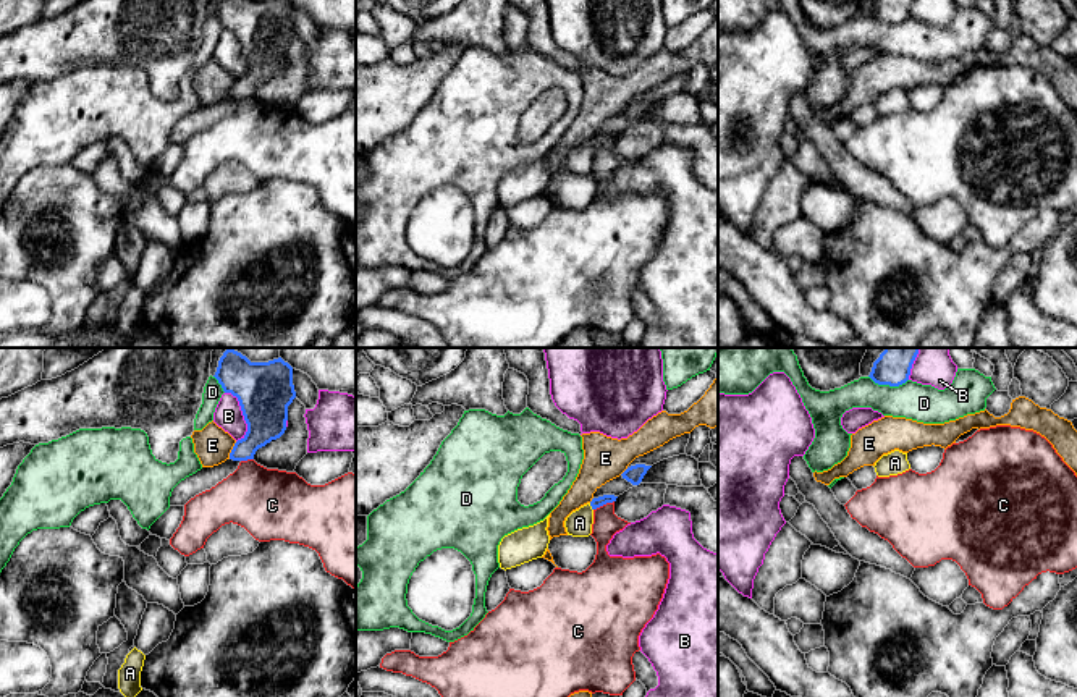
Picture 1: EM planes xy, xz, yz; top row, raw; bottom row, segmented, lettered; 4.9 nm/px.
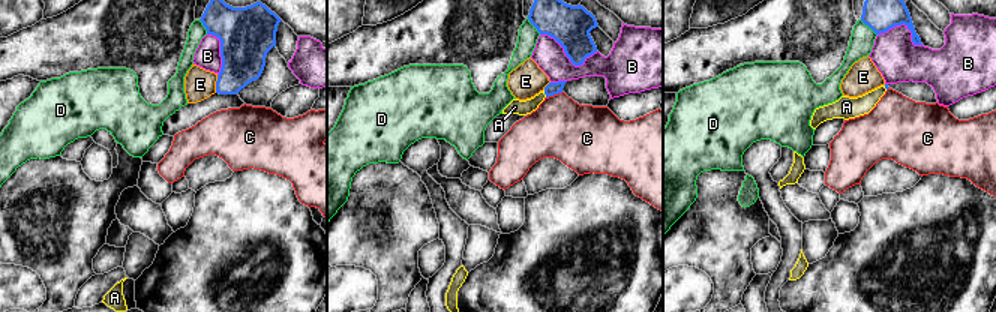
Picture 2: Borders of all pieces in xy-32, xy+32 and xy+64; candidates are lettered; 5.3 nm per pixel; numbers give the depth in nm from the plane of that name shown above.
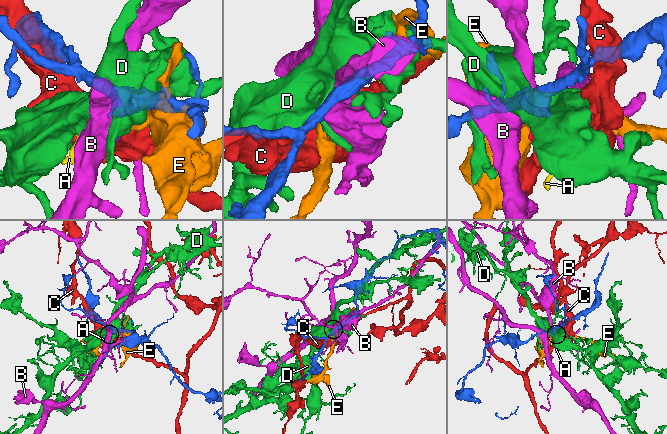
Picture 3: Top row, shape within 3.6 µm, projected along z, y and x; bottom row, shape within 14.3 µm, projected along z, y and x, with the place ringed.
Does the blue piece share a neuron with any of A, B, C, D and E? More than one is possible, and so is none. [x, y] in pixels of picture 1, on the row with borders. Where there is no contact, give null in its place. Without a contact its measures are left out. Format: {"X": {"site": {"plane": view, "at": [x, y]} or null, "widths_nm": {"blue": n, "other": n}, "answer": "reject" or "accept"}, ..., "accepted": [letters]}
{"A": {"site": {"plane": "xz", "at": [591, 505]}, "widths_nm": {"blue": 50, "other": 130}, "answer": "accept"}, "B": {"site": {"plane": "xy", "at": [243, 414]}, "widths_nm": {"blue": 280, "other": 140}, "answer": "reject"}, "C": {"site": {"plane": "xz", "at": [603, 503]}, "widths_nm": {"blue": 50, "other": 130}, "answer": "reject"}, "D": {"site": {"plane": "yz", "at": [888, 384]}, "widths_nm": {"blue": 180, "other": 190}, "answer": "reject"}, "E": {"site": {"plane": "xy", "at": [232, 450]}, "widths_nm": {"blue": 220, "other": 190}, "answer": "reject"}, "accepted": ["A"]}

